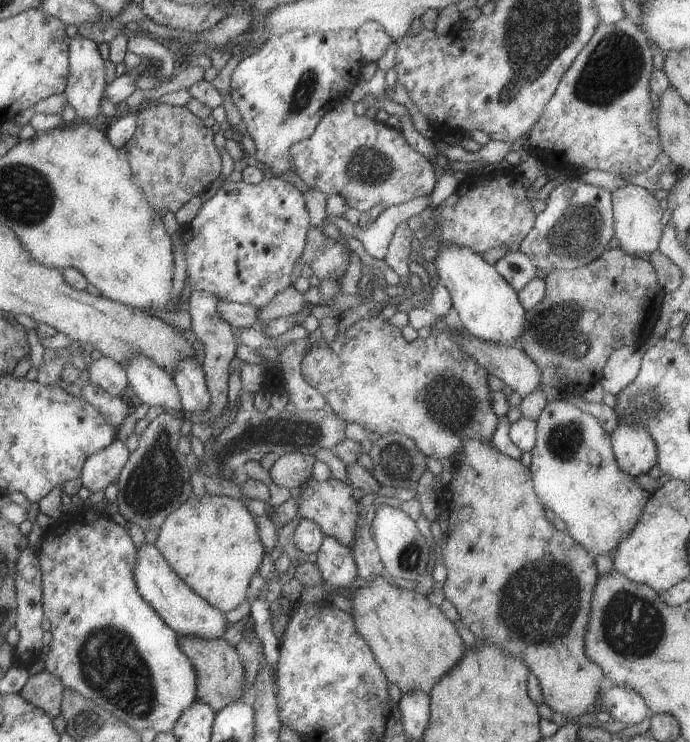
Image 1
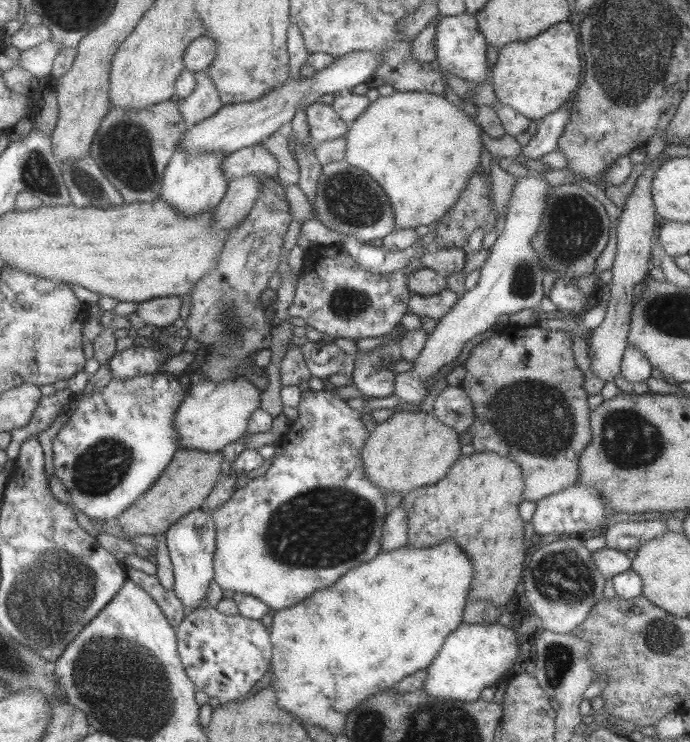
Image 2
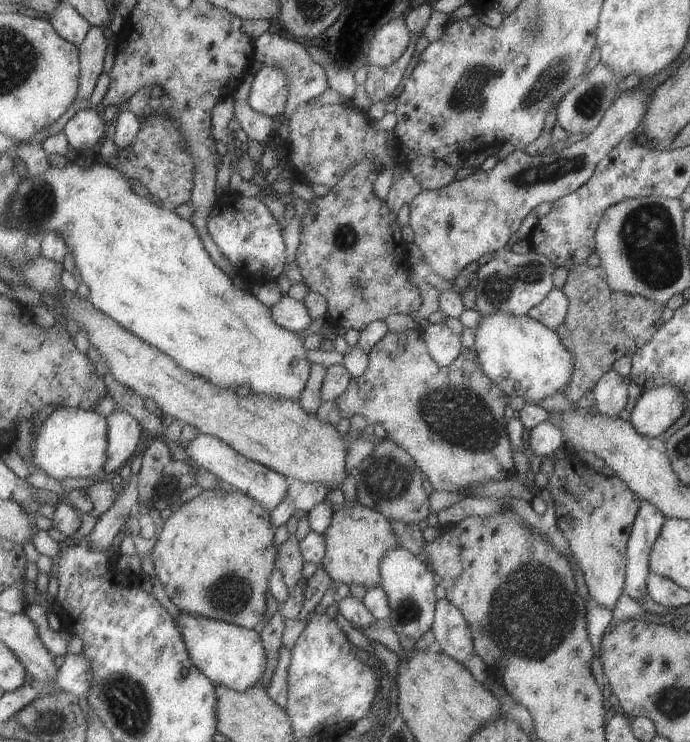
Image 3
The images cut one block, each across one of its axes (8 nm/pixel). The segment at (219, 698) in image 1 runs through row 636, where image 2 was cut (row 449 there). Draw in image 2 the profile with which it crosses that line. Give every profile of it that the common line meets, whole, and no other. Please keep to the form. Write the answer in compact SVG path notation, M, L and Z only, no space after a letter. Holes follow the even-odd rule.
M184 447L178 449L172 462L148 492L117 516L112 524L118 524L131 539L142 534L153 536L166 532L181 516L205 508L206 498L225 465L227 464L222 451L206 452Z

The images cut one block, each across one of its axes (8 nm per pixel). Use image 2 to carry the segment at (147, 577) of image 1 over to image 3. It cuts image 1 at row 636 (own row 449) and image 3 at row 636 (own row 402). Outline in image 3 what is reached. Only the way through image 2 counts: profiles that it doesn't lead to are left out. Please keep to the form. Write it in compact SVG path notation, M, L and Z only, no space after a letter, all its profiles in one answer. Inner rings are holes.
M180 611L175 624L182 635L192 662L214 684L242 692L260 681L266 666L266 654L262 647L259 628L249 629L184 611Z

